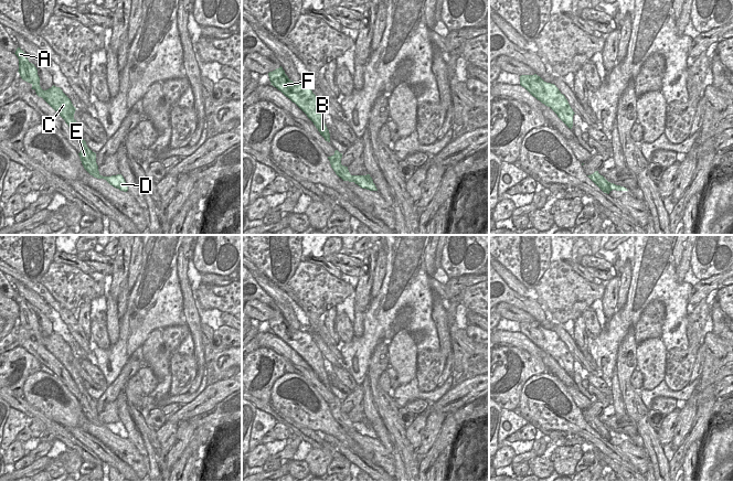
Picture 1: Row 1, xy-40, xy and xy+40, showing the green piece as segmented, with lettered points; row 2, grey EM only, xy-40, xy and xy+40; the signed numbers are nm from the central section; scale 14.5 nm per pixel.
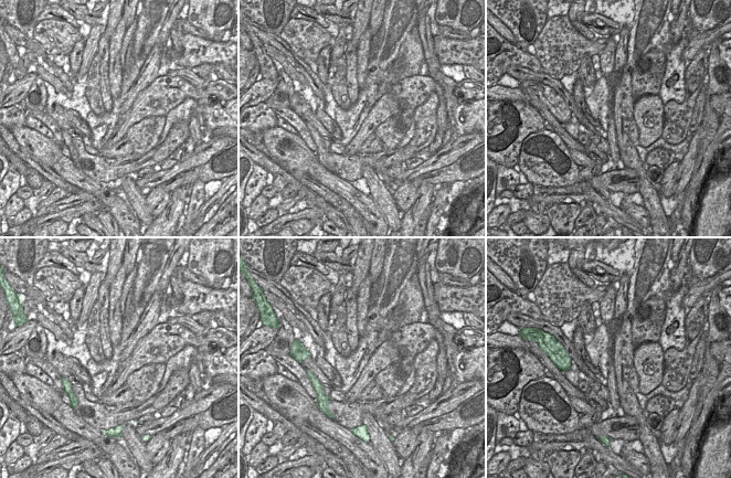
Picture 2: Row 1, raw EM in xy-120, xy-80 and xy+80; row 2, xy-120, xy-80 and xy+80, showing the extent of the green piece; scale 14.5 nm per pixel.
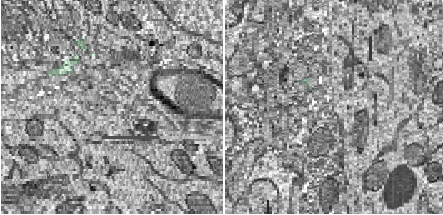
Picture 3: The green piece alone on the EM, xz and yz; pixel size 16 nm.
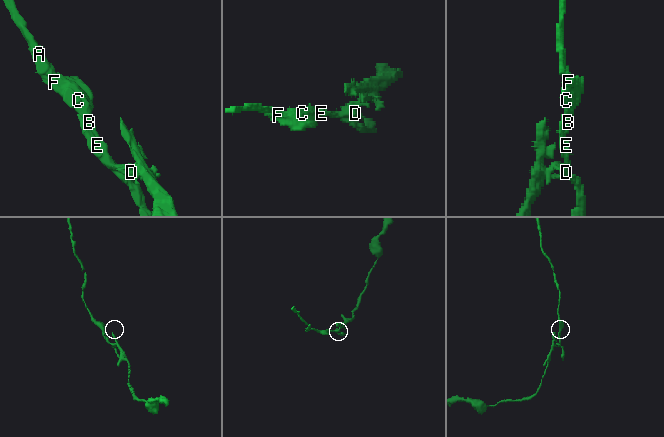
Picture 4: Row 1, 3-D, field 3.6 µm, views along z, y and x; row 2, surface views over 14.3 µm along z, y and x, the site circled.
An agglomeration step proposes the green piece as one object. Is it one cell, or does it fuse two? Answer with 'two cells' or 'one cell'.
two cells

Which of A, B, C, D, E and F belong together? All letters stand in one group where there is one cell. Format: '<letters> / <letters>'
A B C E F / D

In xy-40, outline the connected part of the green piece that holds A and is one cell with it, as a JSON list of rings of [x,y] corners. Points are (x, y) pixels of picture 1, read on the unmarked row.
[[[18,294],[14,300],[19,306],[19,321],[21,325],[32,332],[39,344],[42,344],[68,372],[74,383],[77,385],[82,397],[78,400],[84,416],[94,425],[106,427],[107,424],[99,421],[98,413],[96,410],[96,400],[93,399],[83,386],[83,381],[74,366],[76,355],[73,353],[71,346],[63,340],[60,334],[52,333],[43,338],[40,333],[40,324],[34,311],[30,310],[26,301]]]

